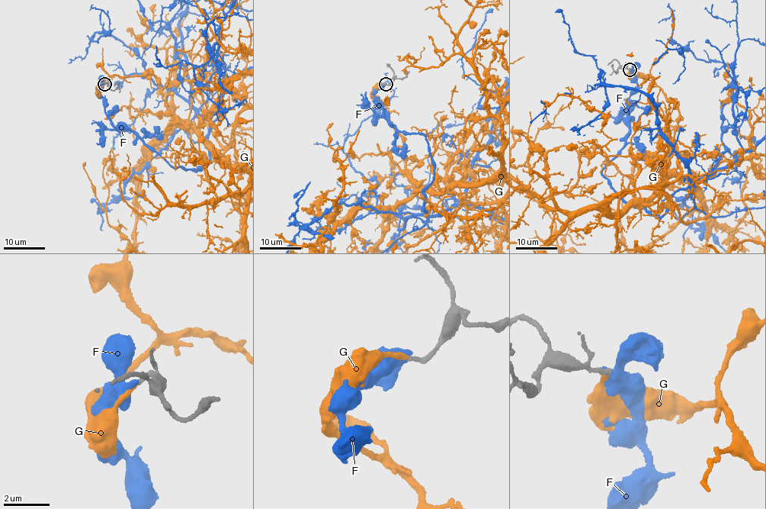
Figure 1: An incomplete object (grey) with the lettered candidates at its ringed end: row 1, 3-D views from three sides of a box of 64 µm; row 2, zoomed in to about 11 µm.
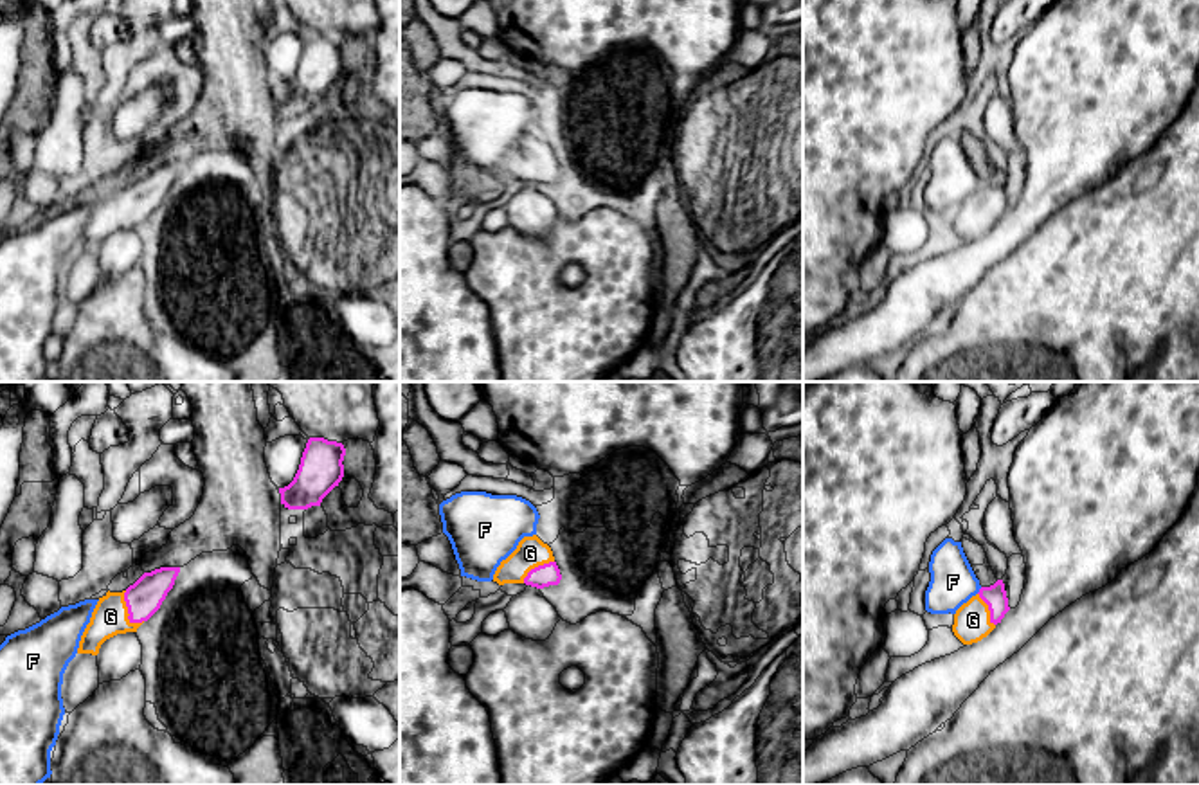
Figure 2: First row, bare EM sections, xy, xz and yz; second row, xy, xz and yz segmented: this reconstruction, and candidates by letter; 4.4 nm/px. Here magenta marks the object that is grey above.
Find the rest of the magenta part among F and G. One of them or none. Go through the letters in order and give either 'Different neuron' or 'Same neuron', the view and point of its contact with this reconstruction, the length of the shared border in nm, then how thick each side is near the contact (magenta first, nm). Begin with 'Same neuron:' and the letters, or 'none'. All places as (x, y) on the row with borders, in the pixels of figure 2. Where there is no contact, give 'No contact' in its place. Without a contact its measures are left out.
Same neuron: G
F: Different neuron. Touches magenta at yz (980, 591). Shared border 40 nm. Thickness 100 nm (magenta) against 200 nm
G: Same neuron. Touches magenta at xy (128, 611). Shared border 170 nm. Thickness 160 nm (magenta) against 160 nm

